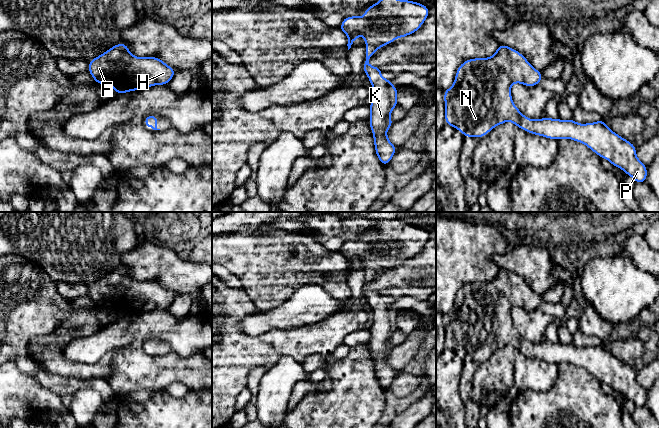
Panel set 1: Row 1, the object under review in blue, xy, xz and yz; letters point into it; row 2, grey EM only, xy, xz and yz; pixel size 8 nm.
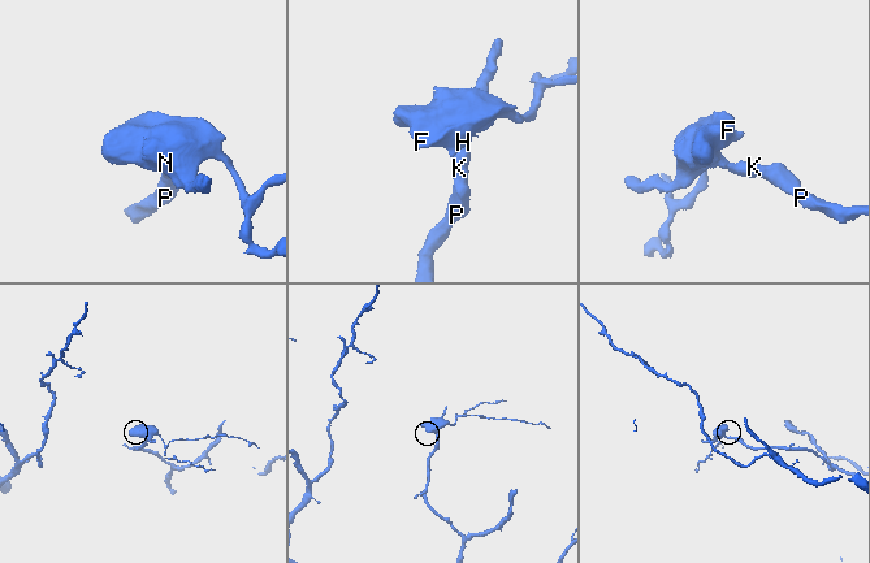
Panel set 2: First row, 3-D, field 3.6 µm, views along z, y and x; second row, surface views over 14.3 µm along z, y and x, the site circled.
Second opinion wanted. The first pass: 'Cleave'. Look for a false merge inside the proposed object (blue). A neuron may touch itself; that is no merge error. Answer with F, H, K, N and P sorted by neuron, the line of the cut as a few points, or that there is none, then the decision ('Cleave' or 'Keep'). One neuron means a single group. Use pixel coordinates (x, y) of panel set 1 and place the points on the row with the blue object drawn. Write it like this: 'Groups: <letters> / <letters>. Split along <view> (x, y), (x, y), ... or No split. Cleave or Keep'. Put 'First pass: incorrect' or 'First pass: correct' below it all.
Groups: F H K N P. No split. Keep
First pass: incorrect

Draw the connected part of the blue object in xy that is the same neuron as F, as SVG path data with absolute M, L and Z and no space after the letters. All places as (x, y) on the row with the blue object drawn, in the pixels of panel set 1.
M123 42L90 60L88 65L96 84L111 85L119 94L167 85L176 72L158 57L134 56Z

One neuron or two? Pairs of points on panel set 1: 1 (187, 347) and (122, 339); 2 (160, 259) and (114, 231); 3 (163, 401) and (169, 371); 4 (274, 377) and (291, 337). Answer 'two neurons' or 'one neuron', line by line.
1: one neuron
2: two neurons
3: two neurons
4: two neurons

